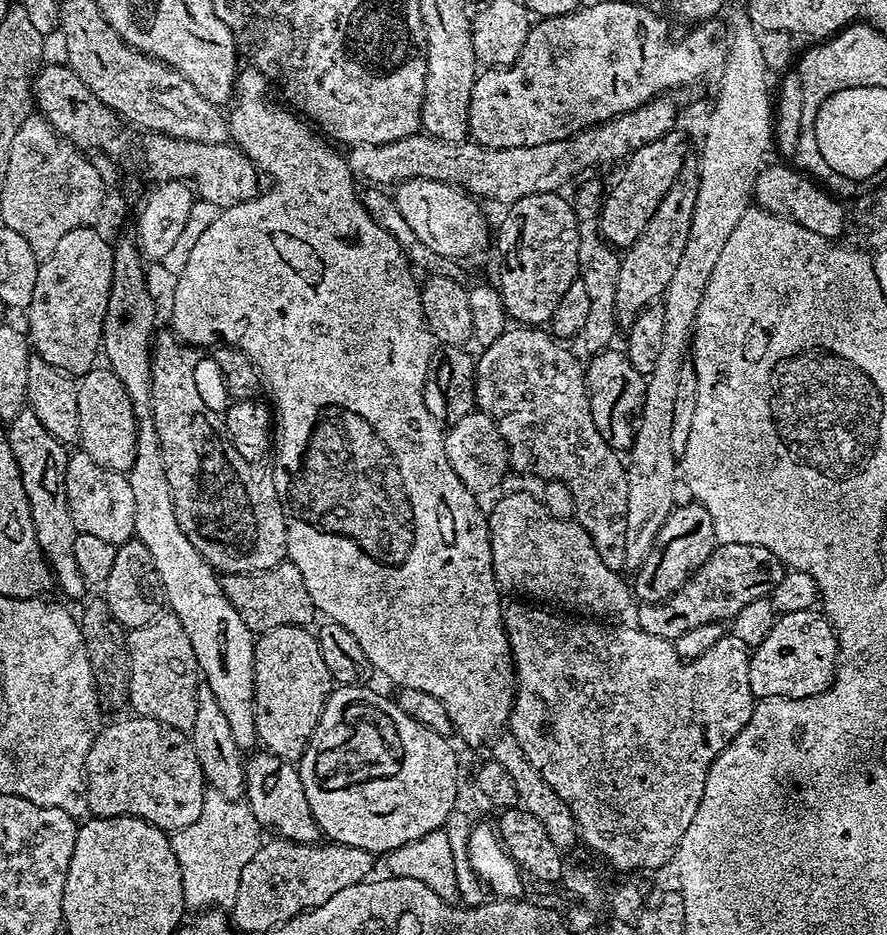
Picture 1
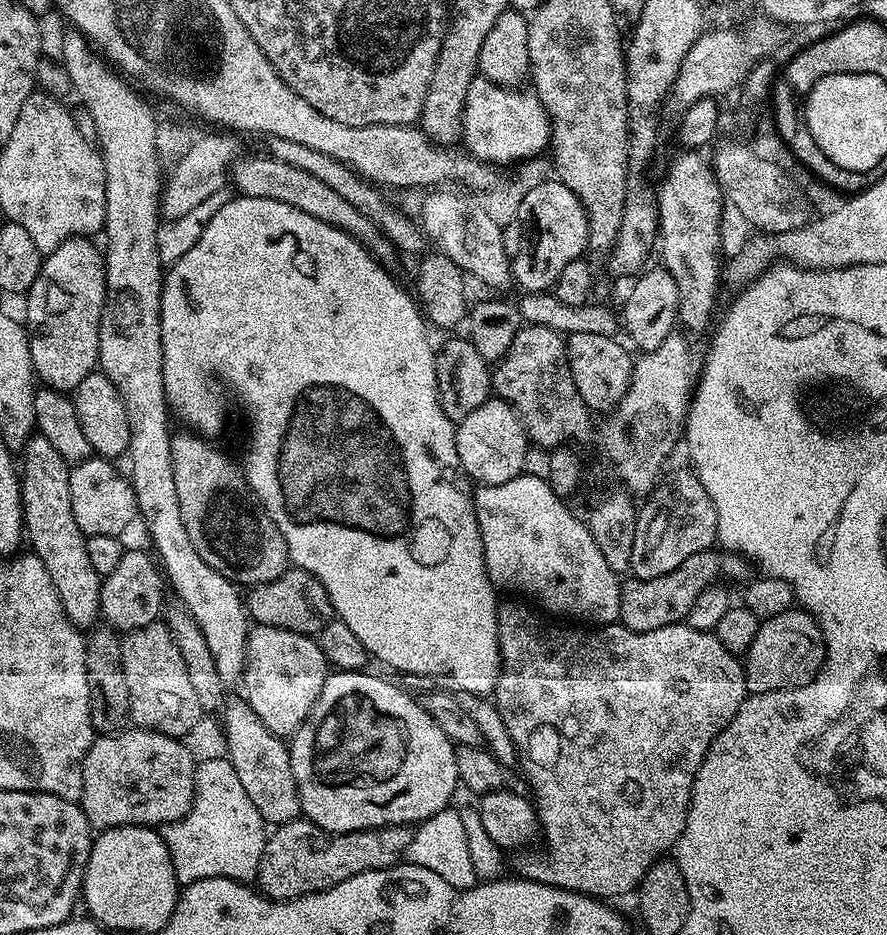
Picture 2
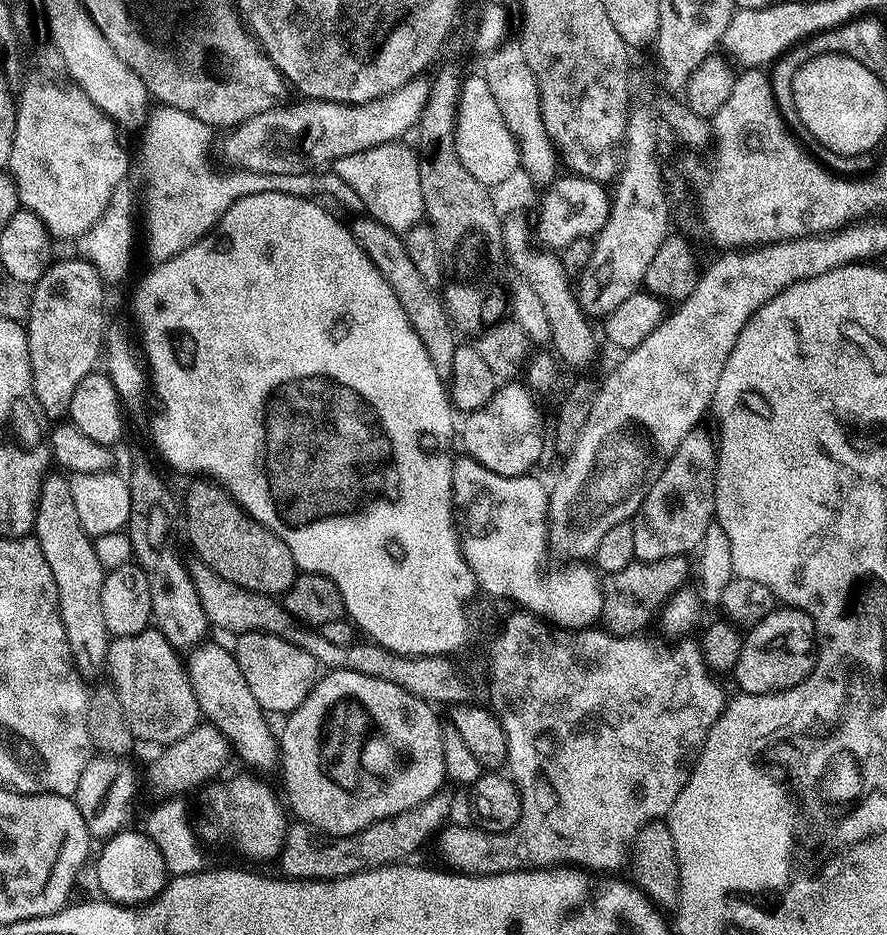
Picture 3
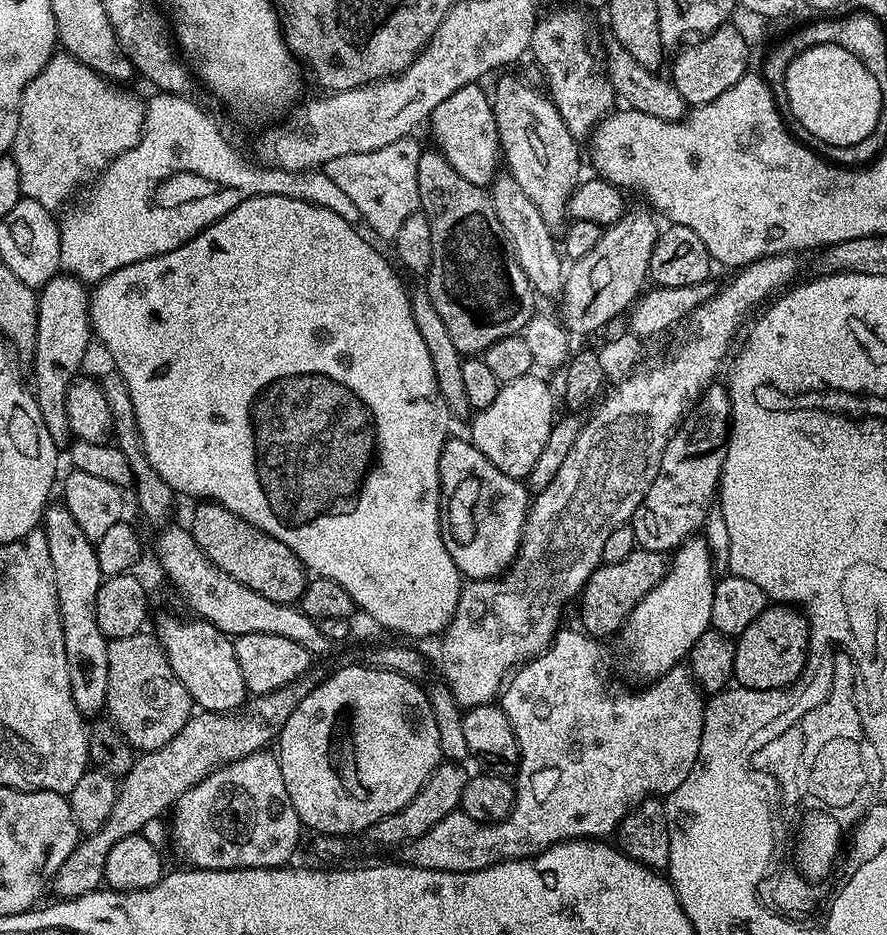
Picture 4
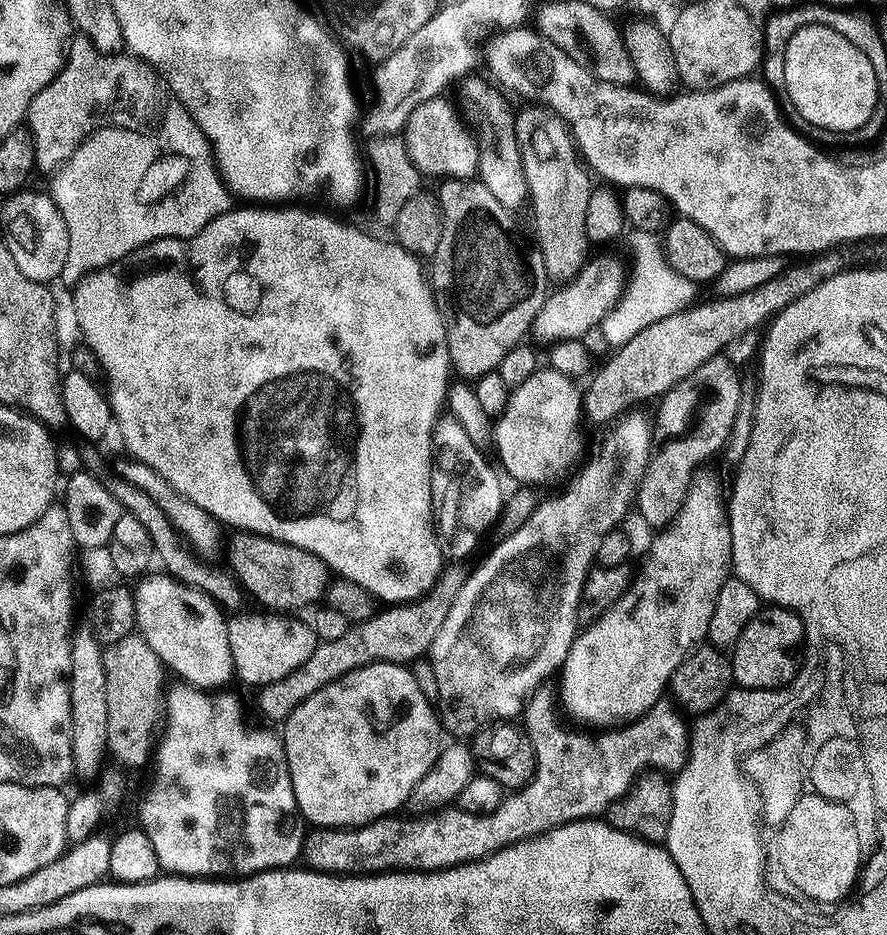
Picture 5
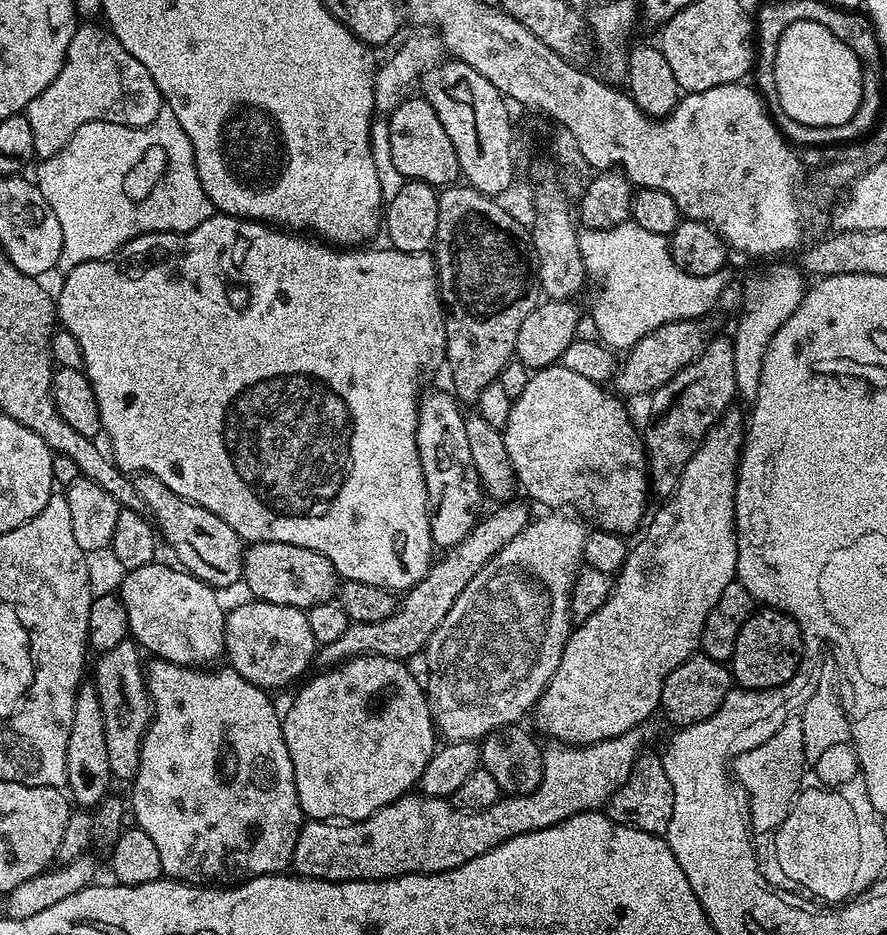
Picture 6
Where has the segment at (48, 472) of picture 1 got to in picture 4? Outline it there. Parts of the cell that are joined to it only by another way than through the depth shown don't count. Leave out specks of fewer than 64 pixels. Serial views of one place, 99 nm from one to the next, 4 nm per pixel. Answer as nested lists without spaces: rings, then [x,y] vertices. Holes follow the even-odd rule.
[[[52,502],[44,509],[42,531],[50,546],[54,562],[54,578],[58,586],[58,602],[62,618],[62,634],[66,646],[66,662],[74,694],[74,706],[81,716],[91,718],[105,711],[108,703],[108,639],[98,630],[98,590],[102,583],[96,546],[82,534],[74,514],[63,503]]]

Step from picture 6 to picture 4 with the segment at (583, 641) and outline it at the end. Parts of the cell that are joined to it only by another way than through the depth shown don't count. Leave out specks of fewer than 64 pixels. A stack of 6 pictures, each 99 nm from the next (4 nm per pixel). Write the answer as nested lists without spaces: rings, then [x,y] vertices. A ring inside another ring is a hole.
[[[701,538],[685,540],[671,553],[668,571],[634,606],[624,623],[622,637],[628,647],[628,660],[640,676],[659,678],[665,676],[671,668],[677,667],[692,651],[694,642],[712,628],[714,610],[714,590],[718,573],[712,569],[712,552]]]

